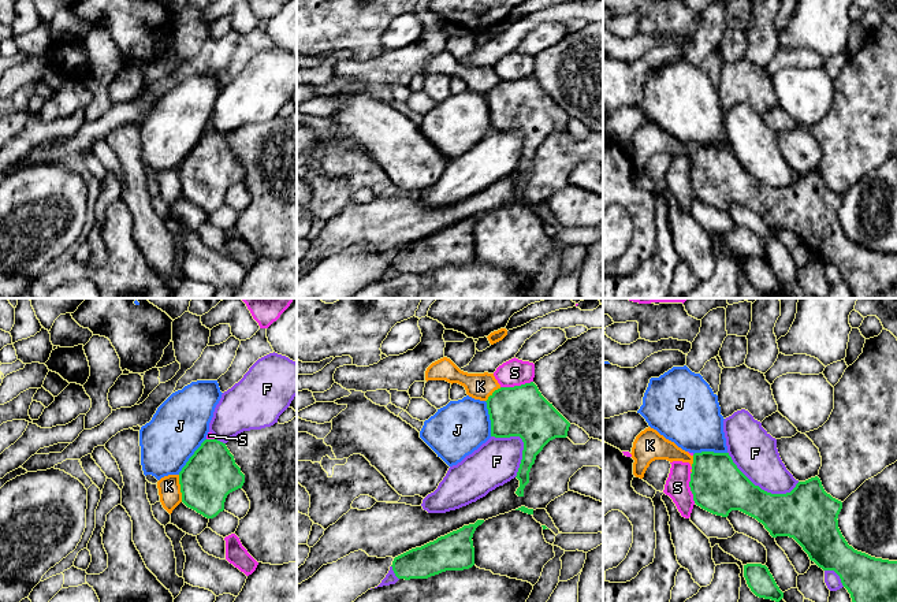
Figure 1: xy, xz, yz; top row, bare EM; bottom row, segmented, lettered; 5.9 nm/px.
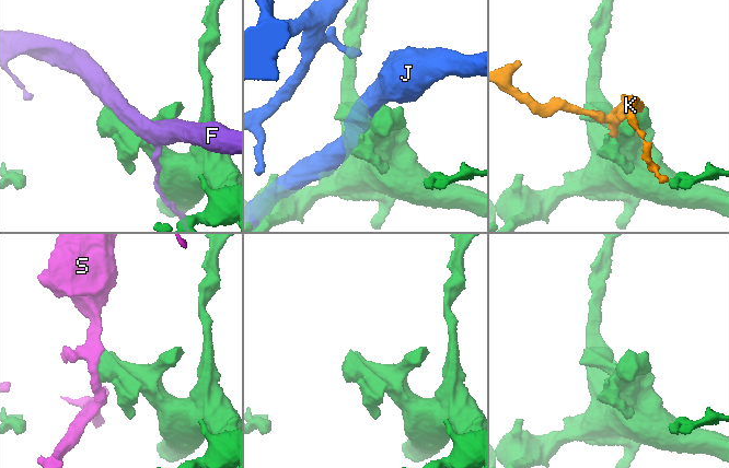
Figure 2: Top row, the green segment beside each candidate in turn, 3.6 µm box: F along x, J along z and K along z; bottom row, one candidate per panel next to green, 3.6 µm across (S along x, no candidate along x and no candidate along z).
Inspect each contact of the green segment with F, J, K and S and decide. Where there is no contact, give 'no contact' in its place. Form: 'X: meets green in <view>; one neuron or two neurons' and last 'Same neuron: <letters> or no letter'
F: meets green in yz; two neurons
J: meets green in xy; two neurons
K: meets green in xy; one neuron
S: meets green in xz; two neurons
Same neuron: K

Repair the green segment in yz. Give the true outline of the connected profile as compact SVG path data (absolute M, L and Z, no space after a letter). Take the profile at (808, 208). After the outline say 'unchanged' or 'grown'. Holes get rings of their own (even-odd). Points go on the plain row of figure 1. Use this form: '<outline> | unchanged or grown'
M701 145L693 148L689 181L695 197L712 208L727 211L732 204L740 204L762 216L773 231L793 231L819 261L834 264L840 270L842 279L851 287L853 298L897 298L897 254L875 252L848 238L837 213L842 196L825 185L818 170L799 175L790 186L771 187L755 179L737 161L729 146Z | unchanged

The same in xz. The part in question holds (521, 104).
M533 75L500 81L485 96L491 130L520 130L524 135L522 153L516 170L520 174L516 187L524 190L536 149L550 134L566 131L570 116L541 89Z | unchanged

